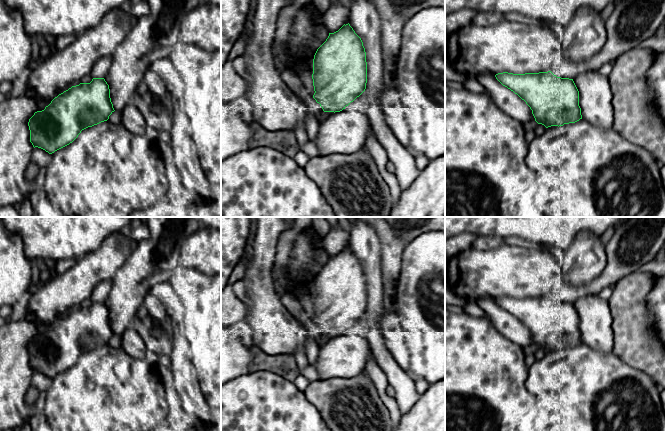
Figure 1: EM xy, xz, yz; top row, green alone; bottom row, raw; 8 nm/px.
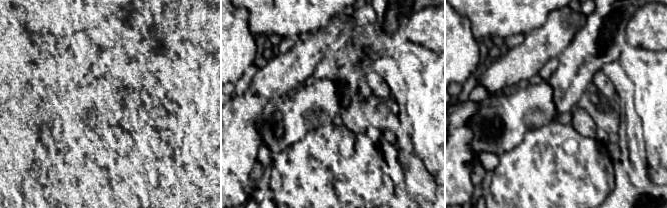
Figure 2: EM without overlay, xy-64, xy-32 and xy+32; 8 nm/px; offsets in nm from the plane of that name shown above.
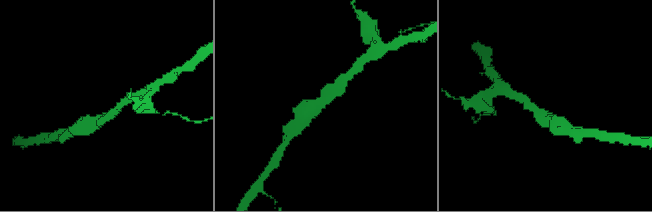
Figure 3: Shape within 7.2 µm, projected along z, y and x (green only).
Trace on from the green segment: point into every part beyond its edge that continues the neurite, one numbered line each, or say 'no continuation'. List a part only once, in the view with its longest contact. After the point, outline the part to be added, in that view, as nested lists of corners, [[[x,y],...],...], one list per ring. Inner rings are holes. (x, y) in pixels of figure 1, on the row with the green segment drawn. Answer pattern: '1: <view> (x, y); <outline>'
no continuation

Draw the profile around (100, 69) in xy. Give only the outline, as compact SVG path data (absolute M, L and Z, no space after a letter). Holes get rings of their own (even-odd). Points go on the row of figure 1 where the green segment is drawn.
M109 56L101 57L92 67L90 76L92 78L104 78L112 65L112 60Z

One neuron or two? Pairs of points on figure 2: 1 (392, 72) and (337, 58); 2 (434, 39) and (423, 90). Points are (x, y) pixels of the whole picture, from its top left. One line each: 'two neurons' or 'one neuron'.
1: one neuron
2: two neurons

